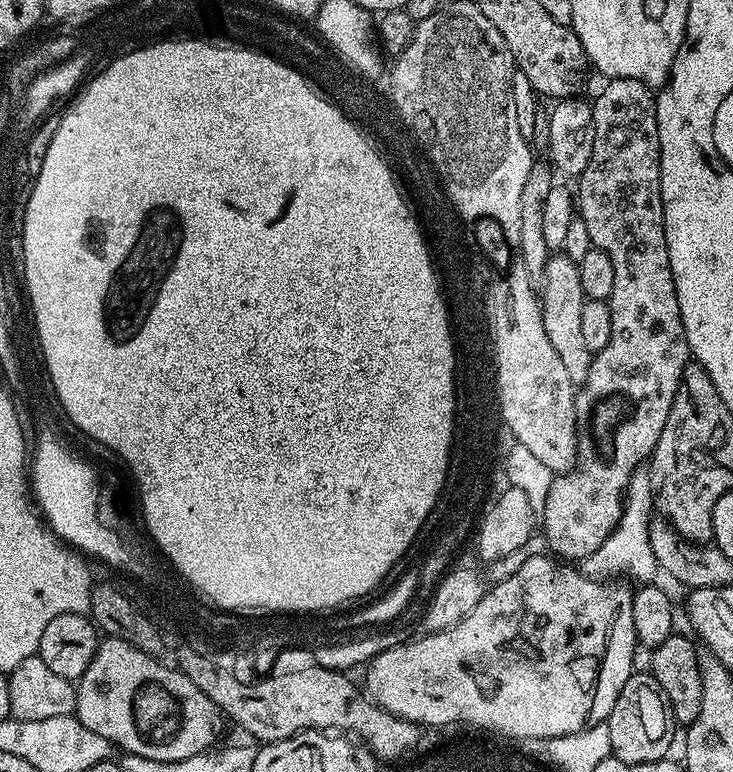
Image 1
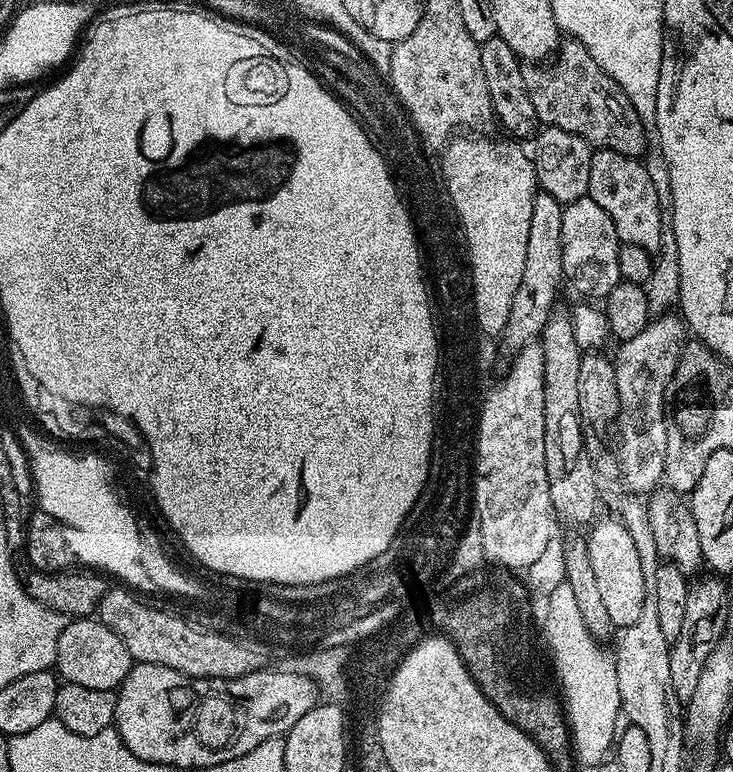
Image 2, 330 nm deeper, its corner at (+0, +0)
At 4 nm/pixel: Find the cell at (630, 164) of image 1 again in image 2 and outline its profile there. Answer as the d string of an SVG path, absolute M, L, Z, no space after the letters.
M605 148L595 149L590 162L587 195L610 214L621 244L642 246L642 250L653 254L658 252L662 231L658 193L654 191L654 182L650 182L650 174L646 174L646 166L637 157Z

